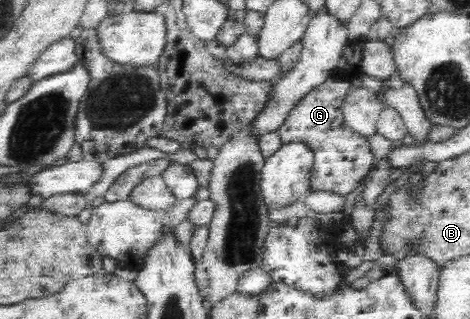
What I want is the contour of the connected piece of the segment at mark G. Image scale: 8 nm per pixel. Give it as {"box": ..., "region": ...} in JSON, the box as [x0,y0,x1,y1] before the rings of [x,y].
{"box":[277,76,374,195],"region":[[[330,76],[325,83],[312,88],[290,110],[277,131],[281,141],[303,140],[315,152],[311,187],[314,191],[331,191],[343,195],[351,193],[369,175],[373,167],[374,155],[366,137],[361,137],[344,123],[341,105],[351,82]]]}

